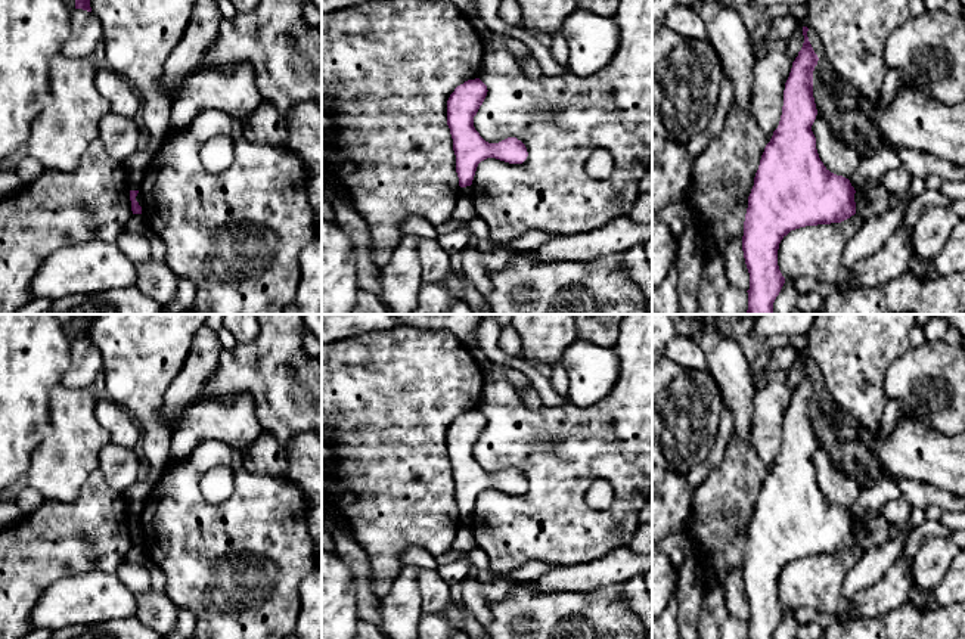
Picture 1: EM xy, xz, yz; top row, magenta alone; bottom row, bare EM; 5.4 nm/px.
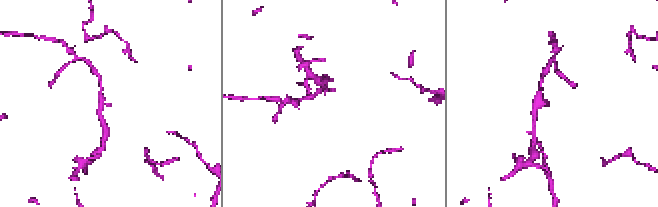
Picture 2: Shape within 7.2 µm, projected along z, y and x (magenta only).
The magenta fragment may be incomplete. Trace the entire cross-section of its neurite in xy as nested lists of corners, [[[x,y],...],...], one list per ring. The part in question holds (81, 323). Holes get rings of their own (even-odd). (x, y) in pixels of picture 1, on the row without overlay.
[[[72,314],[72,326],[75,329],[75,339],[83,339],[91,342],[90,326],[93,322],[93,314]]]

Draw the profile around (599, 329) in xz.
[[[575,314],[577,338],[593,345],[612,348],[624,314]]]

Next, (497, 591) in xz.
[[[499,578],[493,583],[482,583],[480,592],[484,595],[487,605],[503,601],[512,590],[515,584],[521,581],[515,581],[512,578]]]

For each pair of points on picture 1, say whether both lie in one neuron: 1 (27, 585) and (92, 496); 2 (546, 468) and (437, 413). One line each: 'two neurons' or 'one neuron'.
1: one neuron
2: two neurons

